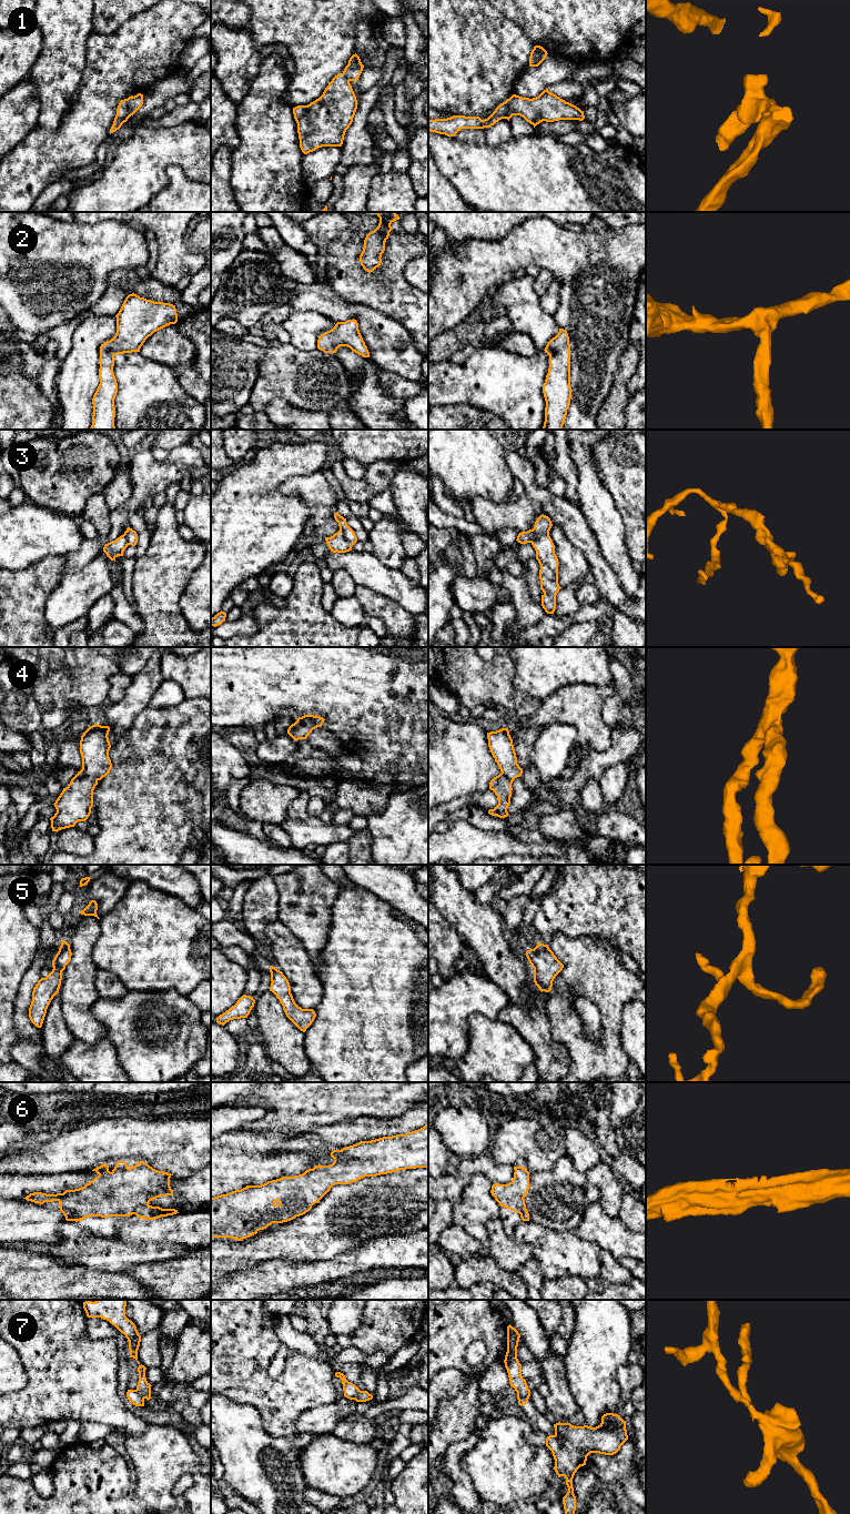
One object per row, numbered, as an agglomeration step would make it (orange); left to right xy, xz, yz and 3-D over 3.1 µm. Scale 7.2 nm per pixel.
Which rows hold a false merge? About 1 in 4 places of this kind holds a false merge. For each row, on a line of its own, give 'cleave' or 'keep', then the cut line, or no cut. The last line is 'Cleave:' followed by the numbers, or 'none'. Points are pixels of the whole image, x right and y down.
1: cleave; cut in yz along (510, 98), (507, 104), (506, 118)
2: keep; no cut
3: cleave; cut in yz along (548, 532), (539, 532), (530, 542)
4: keep; no cut
5: keep; no cut
6: keep; no cut
7: cleave; cut in yz along (517, 1392), (528, 1398)
Cleave: 1, 3, 7

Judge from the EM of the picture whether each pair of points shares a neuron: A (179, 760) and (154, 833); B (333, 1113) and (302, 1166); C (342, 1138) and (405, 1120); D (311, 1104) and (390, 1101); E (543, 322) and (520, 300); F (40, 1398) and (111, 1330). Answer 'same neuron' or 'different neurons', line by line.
A: same neuron
B: different neurons
C: same neuron
D: same neuron
E: same neuron
F: different neurons

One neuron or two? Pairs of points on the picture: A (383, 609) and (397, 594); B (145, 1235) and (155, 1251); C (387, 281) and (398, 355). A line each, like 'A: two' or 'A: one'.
A: two
B: two
C: two

